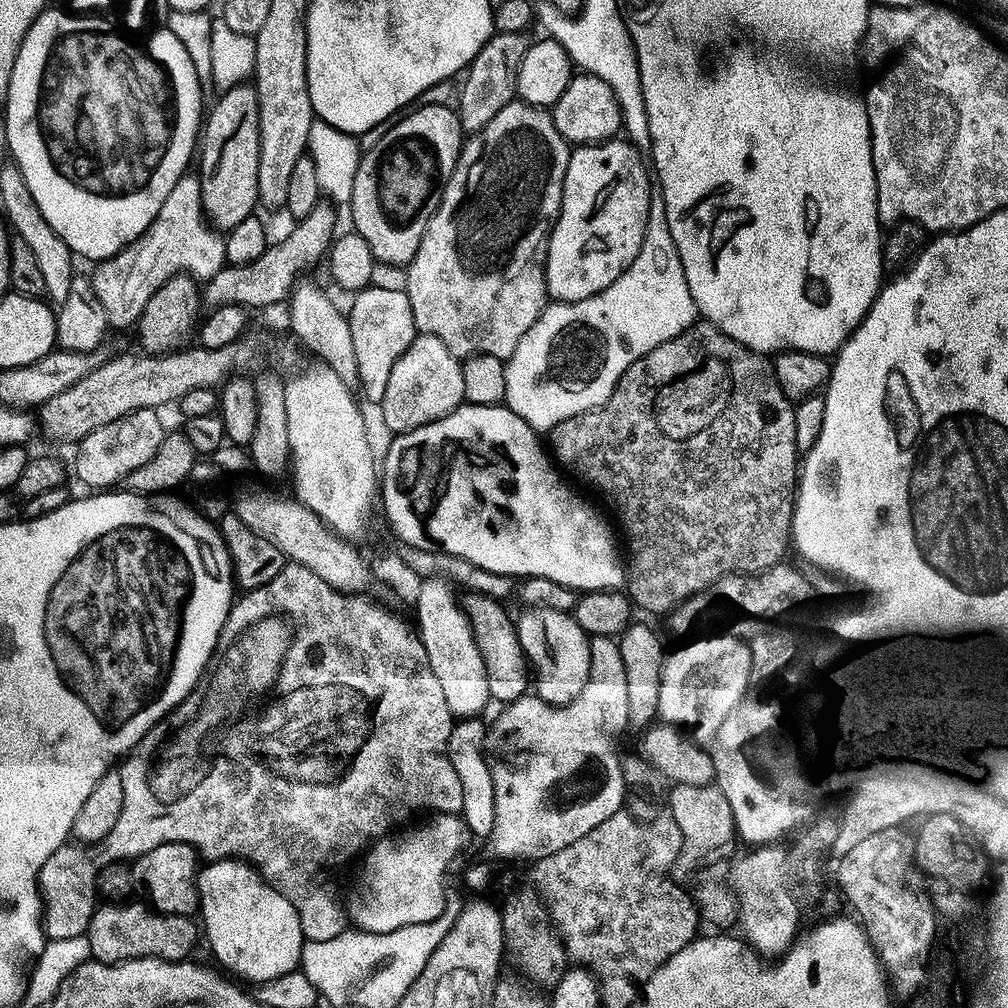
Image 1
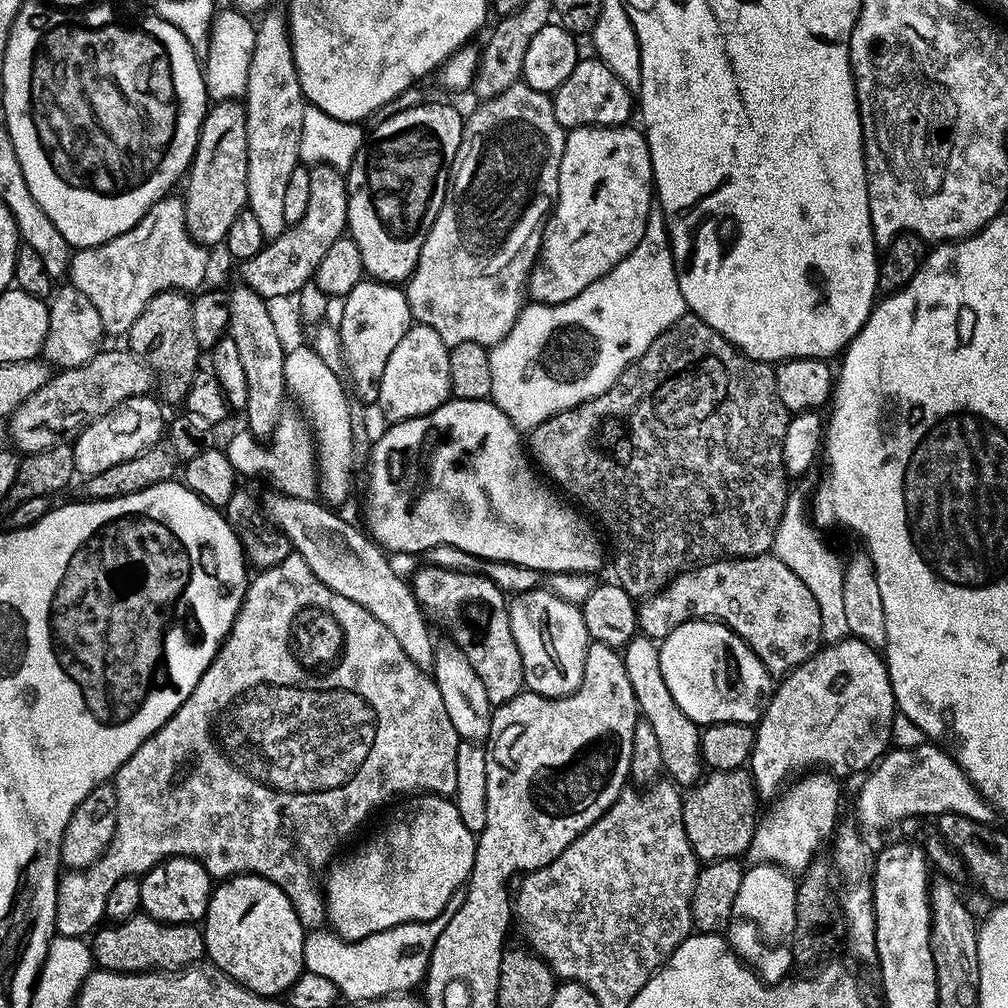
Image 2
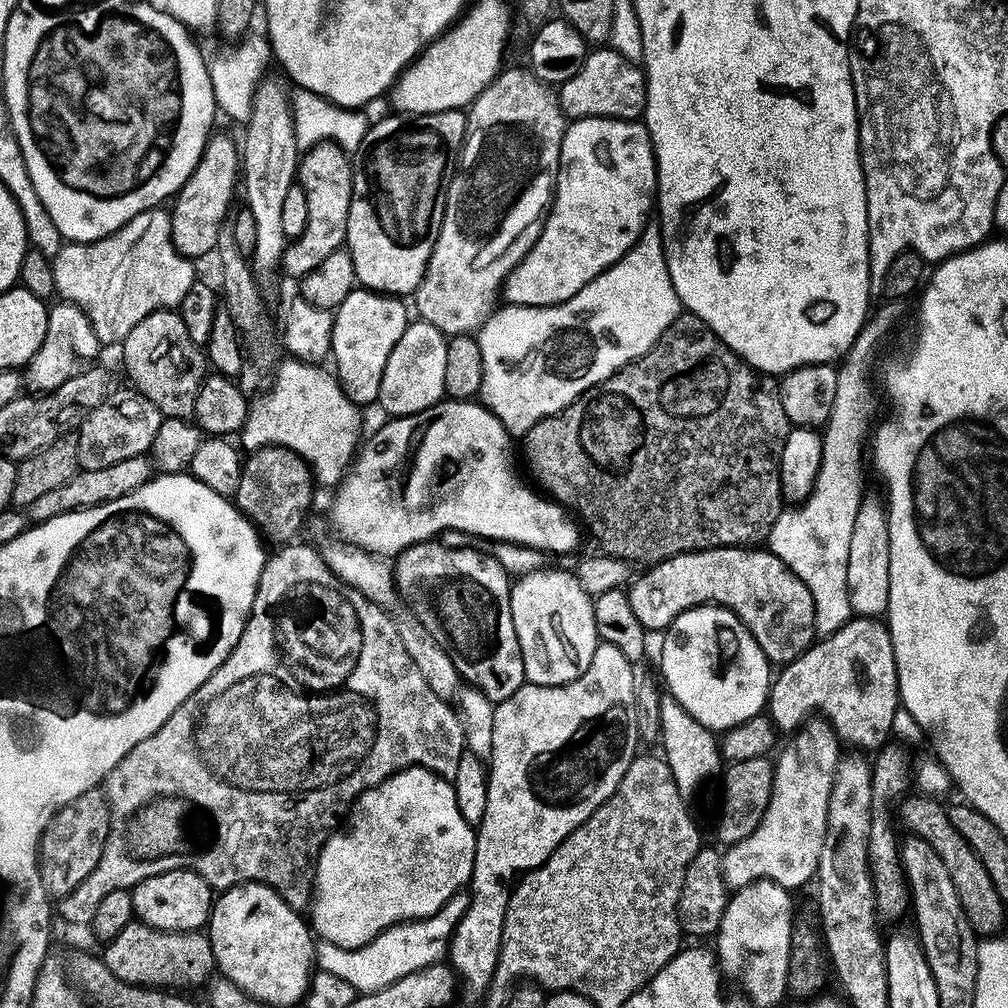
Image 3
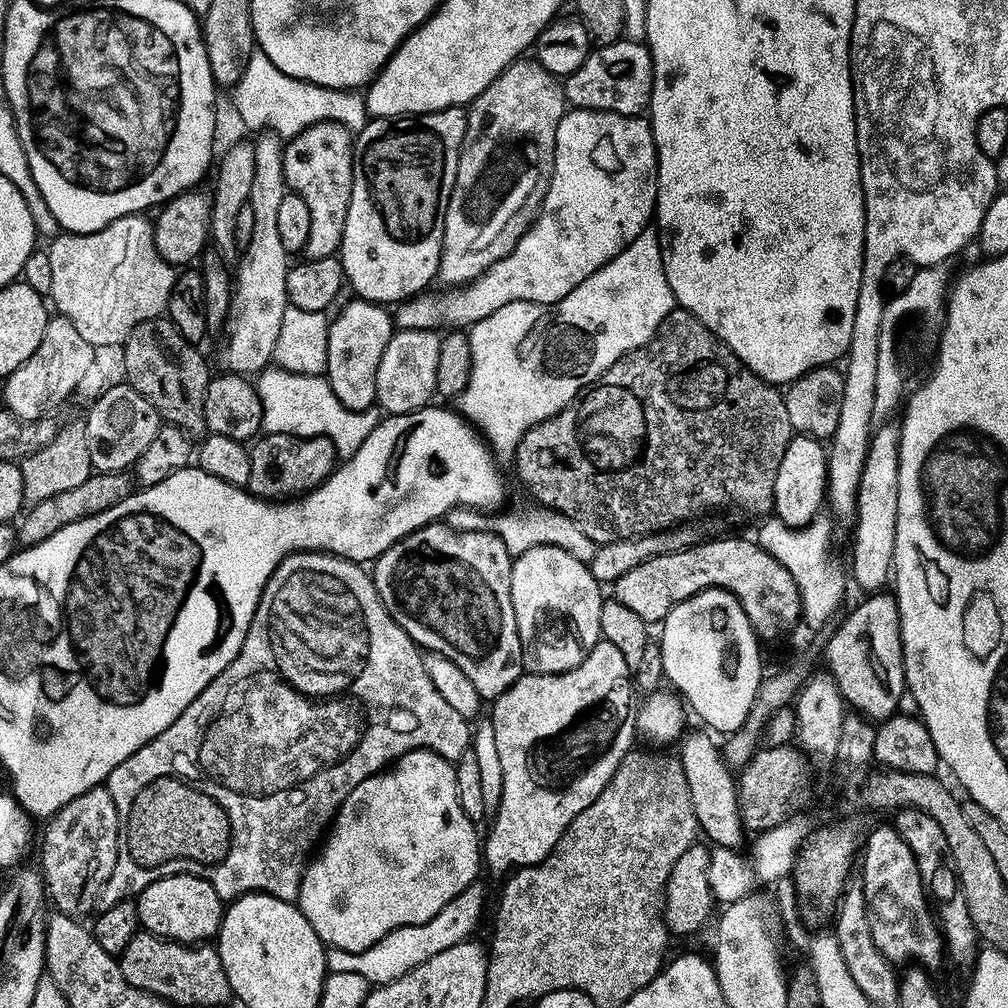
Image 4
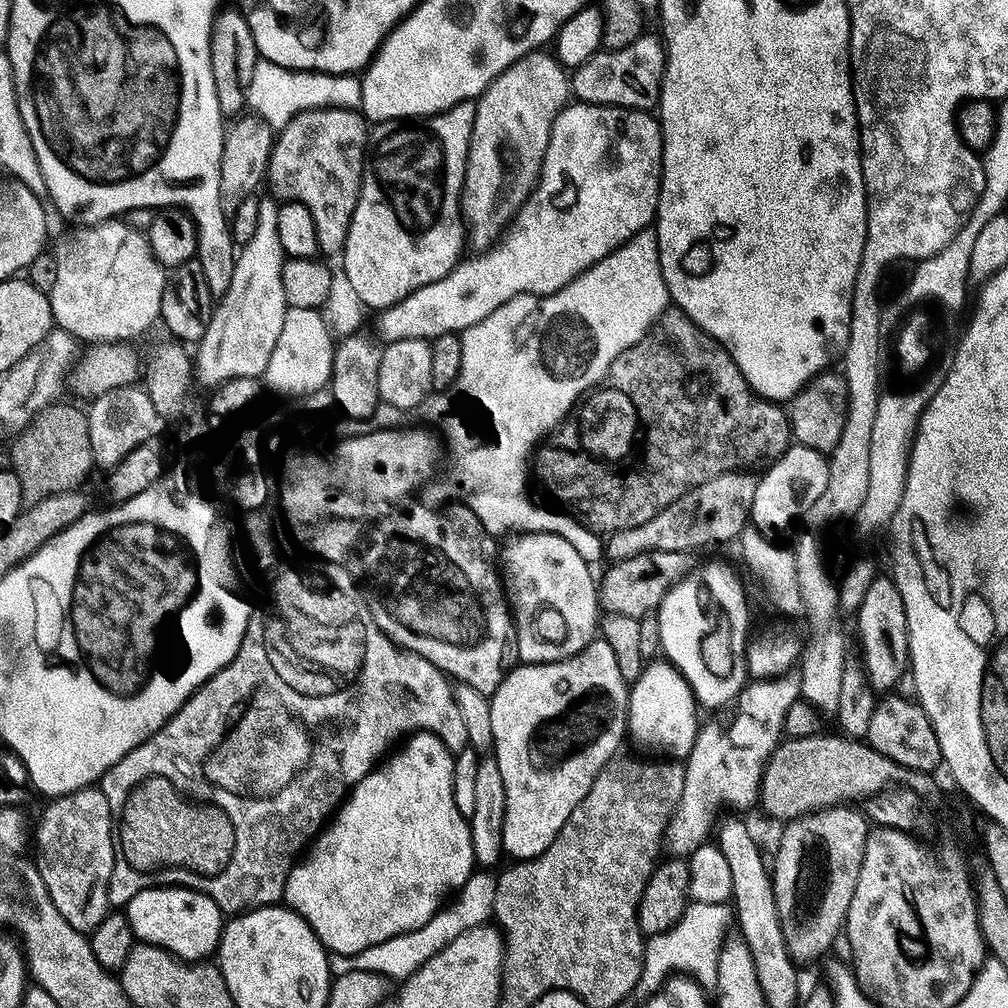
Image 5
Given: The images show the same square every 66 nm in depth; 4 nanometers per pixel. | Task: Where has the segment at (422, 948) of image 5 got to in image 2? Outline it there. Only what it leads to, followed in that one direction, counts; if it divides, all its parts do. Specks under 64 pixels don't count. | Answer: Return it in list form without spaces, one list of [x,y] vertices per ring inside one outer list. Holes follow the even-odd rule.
[[[463,890],[455,892],[448,905],[432,920],[414,924],[399,924],[393,928],[382,930],[378,934],[370,934],[361,940],[343,940],[331,930],[312,930],[304,937],[304,967],[314,974],[322,974],[322,978],[330,978],[334,982],[337,993],[353,1002],[362,1000],[381,1000],[384,996],[404,994],[423,981],[430,962],[430,954],[434,950],[434,942],[438,942],[438,934],[446,930],[446,922],[450,922],[453,914],[462,910],[462,902],[466,902]]]

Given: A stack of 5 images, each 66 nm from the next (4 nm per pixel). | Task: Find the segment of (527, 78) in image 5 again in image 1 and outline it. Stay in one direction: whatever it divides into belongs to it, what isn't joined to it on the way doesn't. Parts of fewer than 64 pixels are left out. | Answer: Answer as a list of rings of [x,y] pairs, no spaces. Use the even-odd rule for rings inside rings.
[[[519,98],[513,100],[511,104],[502,106],[502,110],[498,110],[498,114],[494,114],[494,118],[490,118],[490,122],[486,122],[484,128],[471,133],[463,141],[458,162],[454,166],[450,178],[444,183],[444,193],[440,195],[438,206],[422,234],[422,242],[418,246],[412,261],[406,265],[406,272],[408,272],[406,291],[410,298],[410,306],[417,329],[425,336],[442,338],[442,342],[452,351],[453,356],[463,358],[481,352],[482,354],[494,354],[499,360],[507,361],[508,357],[512,355],[514,346],[518,346],[522,334],[526,334],[526,330],[530,330],[530,326],[544,311],[546,307],[546,285],[543,279],[528,280],[525,282],[524,288],[508,287],[511,286],[512,279],[535,258],[536,251],[539,248],[541,251],[556,217],[560,215],[560,203],[564,193],[564,179],[566,178],[569,155],[570,145],[568,141],[562,138],[562,134],[558,134],[558,130],[552,121],[551,111],[535,108],[533,104],[525,104]]]

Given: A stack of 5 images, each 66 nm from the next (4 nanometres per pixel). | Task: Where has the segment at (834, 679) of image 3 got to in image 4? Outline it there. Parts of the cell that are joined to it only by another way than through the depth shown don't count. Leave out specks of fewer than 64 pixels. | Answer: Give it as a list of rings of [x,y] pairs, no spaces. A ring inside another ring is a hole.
[[[881,590],[875,594],[865,595],[860,603],[855,605],[855,607],[849,611],[852,613],[850,613],[840,625],[838,625],[839,623],[835,625],[835,628],[837,627],[836,633],[833,631],[831,635],[829,635],[828,643],[824,645],[822,653],[823,663],[828,663],[828,665],[826,665],[826,671],[829,676],[836,679],[836,685],[838,686],[841,696],[844,697],[845,705],[872,722],[883,722],[890,719],[891,716],[897,715],[899,708],[896,707],[899,706],[900,699],[902,699],[903,696],[906,696],[906,685],[904,682],[904,651],[902,650],[902,638],[900,637],[900,611],[896,605],[895,595],[888,593],[887,596],[886,593],[887,591]]]

